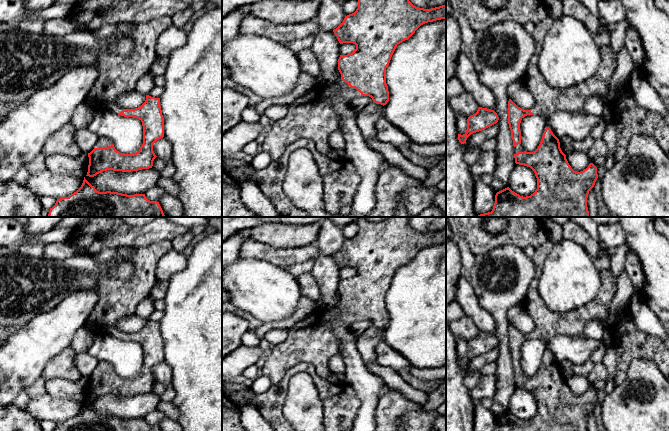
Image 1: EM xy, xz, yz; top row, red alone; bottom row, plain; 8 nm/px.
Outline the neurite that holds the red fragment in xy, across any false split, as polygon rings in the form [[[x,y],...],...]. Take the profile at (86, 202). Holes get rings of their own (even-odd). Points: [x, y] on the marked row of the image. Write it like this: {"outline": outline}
{"outline": [[[84,177],[81,187],[69,197],[57,199],[48,217],[166,217],[157,201],[150,201],[145,194],[127,195],[118,192],[99,192]]]}

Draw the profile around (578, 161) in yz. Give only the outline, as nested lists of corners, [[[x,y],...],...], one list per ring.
[[[572,151],[566,155],[566,159],[571,168],[576,172],[581,172],[586,169],[591,163],[591,159],[585,152]]]

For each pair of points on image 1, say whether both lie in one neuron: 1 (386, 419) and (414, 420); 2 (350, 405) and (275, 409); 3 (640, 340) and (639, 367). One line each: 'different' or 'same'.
1: different
2: same
3: different

